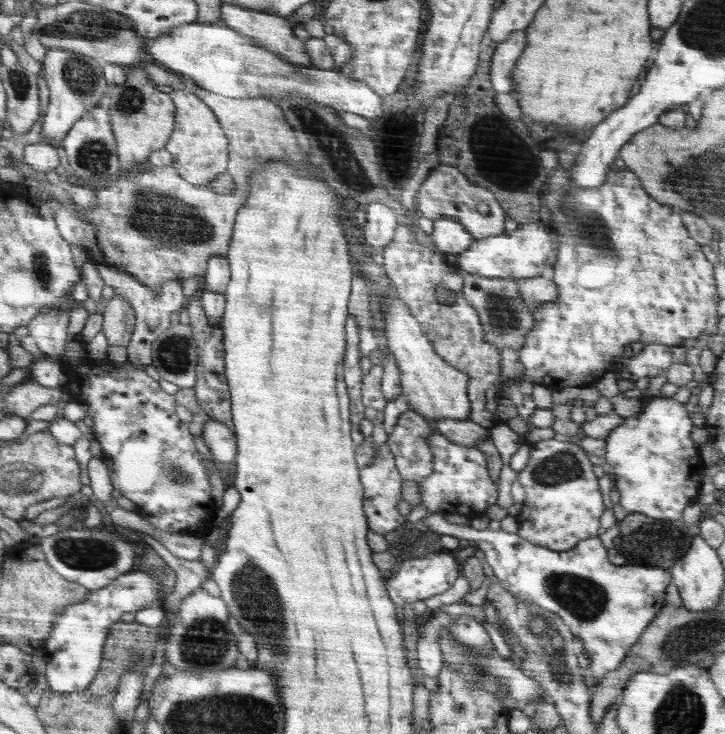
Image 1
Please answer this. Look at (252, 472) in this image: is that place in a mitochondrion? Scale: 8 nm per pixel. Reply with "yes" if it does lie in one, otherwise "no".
no

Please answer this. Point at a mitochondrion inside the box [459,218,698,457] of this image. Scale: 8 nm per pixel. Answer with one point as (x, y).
(504, 319)

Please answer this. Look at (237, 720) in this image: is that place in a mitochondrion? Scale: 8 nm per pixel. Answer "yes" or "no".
yes

